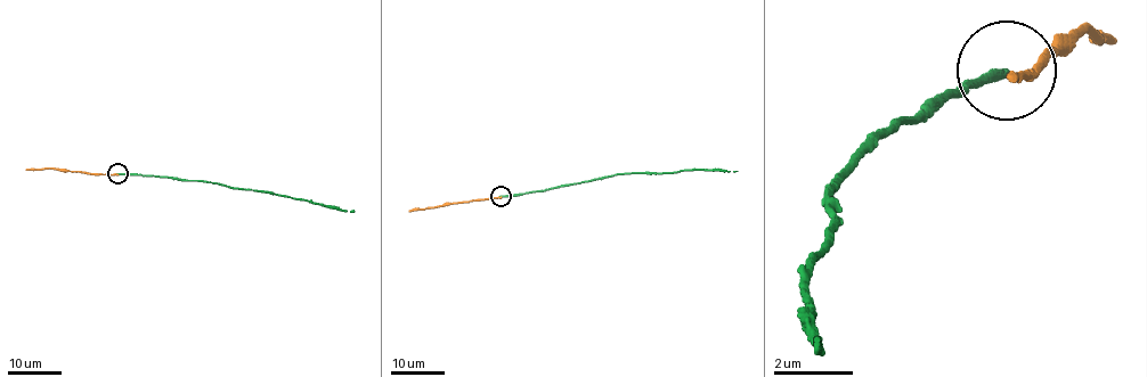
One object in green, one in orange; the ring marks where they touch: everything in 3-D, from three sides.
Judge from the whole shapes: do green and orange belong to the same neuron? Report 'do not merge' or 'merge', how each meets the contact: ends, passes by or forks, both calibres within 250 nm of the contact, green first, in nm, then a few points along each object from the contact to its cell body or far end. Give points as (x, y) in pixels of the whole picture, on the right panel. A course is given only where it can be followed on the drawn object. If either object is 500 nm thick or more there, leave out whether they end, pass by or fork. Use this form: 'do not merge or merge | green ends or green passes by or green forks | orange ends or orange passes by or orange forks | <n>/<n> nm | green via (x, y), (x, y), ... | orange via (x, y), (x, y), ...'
do not merge | green ends | orange ends | 190/190 nm | green via (1008, 73), (999, 73), (919, 123), (899, 123), (839, 172), (810, 262), (820, 351) | orange via (1008, 73), (1039, 73), (1068, 33), (1098, 33), (1117, 43)

